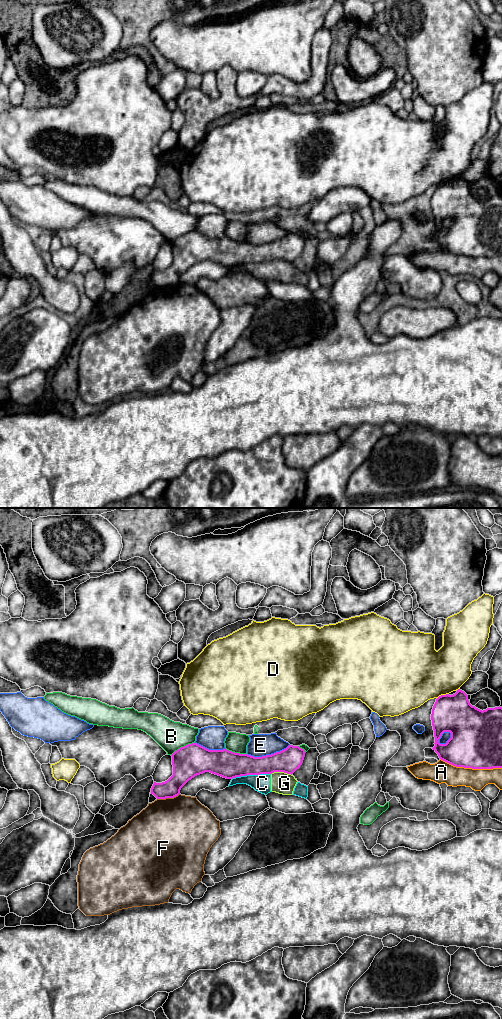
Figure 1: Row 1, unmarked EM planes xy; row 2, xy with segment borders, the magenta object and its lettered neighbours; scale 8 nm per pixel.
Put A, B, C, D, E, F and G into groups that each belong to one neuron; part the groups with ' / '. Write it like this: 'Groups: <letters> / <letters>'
Groups: A / B / C G / D / E / F

